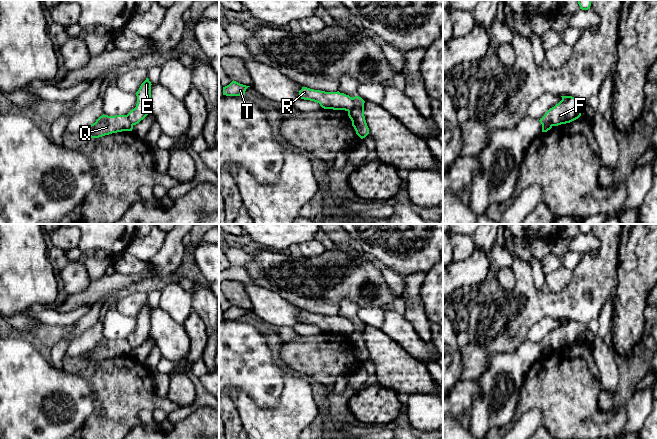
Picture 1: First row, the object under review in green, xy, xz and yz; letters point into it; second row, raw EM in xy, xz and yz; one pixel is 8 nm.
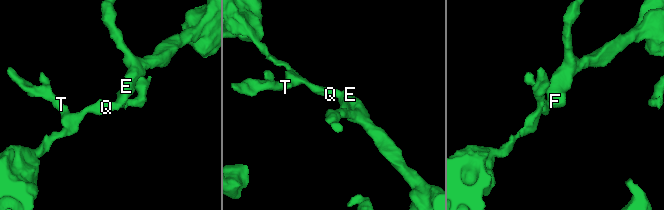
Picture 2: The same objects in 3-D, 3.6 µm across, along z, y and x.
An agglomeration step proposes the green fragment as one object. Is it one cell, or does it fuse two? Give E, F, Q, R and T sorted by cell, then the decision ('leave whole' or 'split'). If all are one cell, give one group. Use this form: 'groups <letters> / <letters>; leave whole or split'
groups E F / Q R T; split

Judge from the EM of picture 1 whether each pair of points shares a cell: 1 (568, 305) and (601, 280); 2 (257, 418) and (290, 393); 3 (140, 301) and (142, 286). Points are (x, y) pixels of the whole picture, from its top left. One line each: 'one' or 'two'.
1: one
2: one
3: two

